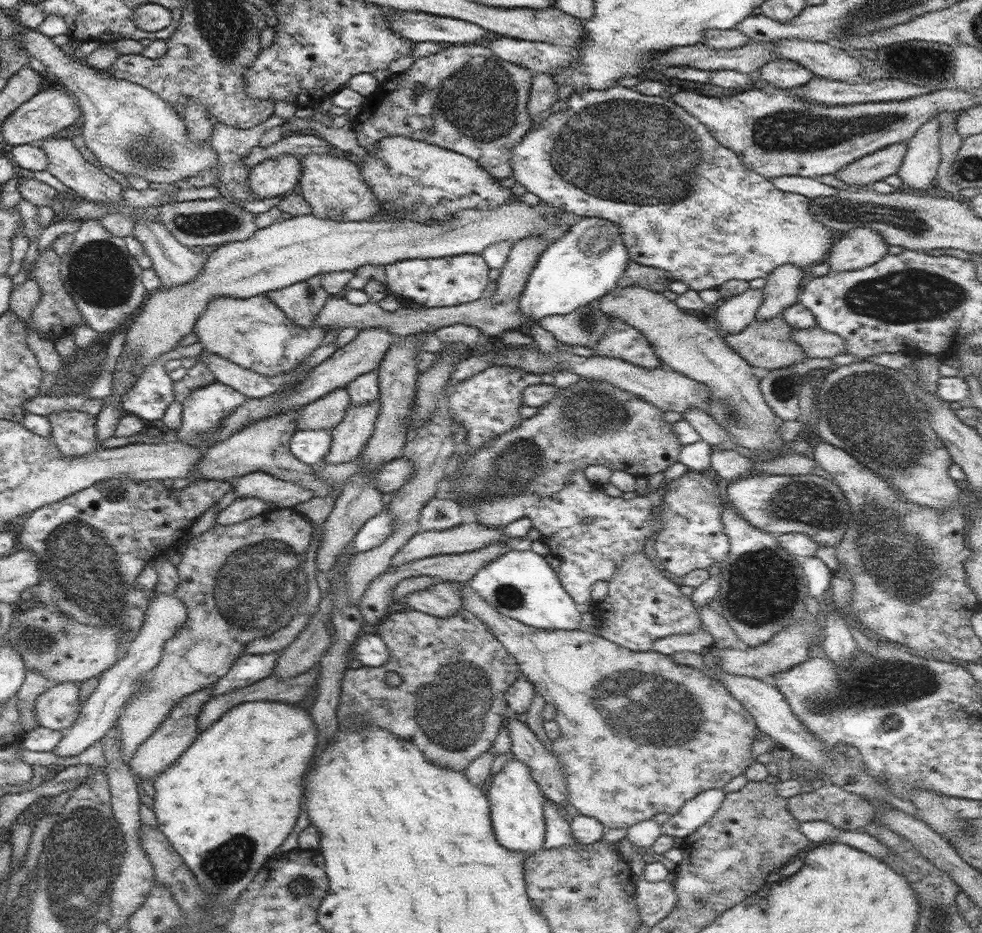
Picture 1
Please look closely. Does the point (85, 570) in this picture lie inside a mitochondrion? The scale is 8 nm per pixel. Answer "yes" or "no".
yes

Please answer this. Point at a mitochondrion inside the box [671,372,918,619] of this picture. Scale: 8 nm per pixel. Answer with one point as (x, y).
(809, 503)

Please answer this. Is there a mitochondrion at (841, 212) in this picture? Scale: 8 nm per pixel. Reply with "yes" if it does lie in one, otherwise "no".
yes

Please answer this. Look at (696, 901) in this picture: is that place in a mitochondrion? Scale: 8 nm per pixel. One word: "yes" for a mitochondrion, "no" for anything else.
yes

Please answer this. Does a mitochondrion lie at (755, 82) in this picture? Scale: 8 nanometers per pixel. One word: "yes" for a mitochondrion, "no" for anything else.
no

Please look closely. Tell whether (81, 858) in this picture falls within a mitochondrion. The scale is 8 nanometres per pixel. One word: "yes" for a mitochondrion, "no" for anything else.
yes

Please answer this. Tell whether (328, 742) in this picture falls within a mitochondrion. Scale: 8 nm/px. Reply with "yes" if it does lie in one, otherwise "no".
no

